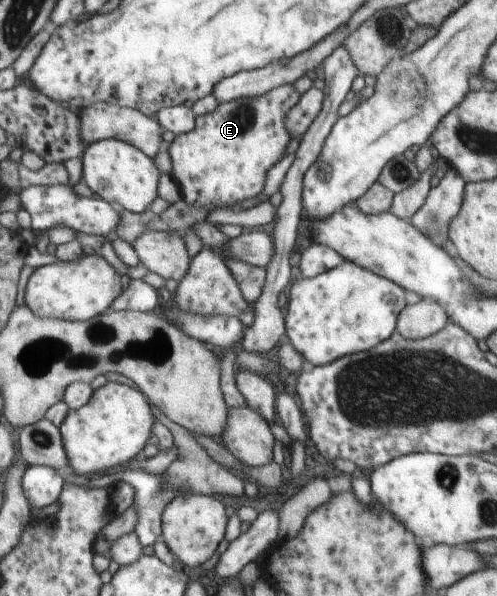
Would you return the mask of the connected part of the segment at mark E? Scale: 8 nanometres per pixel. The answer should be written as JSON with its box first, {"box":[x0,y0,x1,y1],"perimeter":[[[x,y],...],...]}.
{"box":[167,84,301,208],"perimeter":[[[286,84],[275,89],[271,89],[269,93],[261,95],[261,97],[241,97],[240,100],[219,104],[219,107],[217,107],[213,113],[196,117],[195,127],[192,131],[175,136],[173,142],[167,146],[167,150],[171,156],[171,165],[173,166],[173,171],[171,171],[170,175],[172,180],[179,187],[179,191],[181,191],[181,195],[183,196],[185,203],[193,205],[196,208],[211,206],[229,207],[259,195],[263,189],[267,171],[269,171],[269,169],[271,169],[274,165],[277,165],[277,163],[284,158],[285,153],[288,152],[287,145],[290,143],[291,137],[289,131],[287,131],[285,127],[285,115],[287,115],[287,113],[289,113],[289,111],[297,105],[297,101],[299,101],[299,99],[301,99],[301,93],[296,91],[295,85],[293,84]]]}

